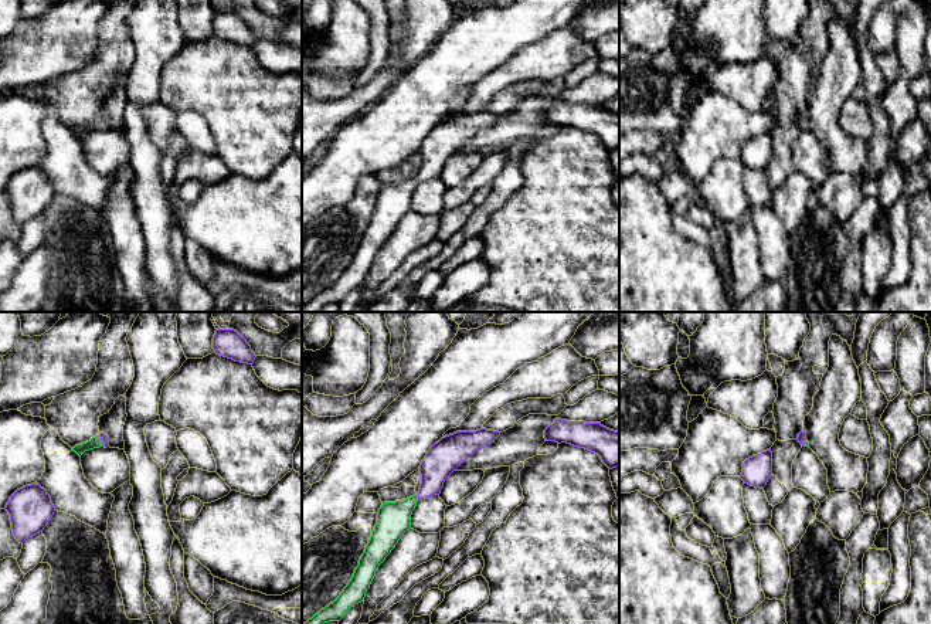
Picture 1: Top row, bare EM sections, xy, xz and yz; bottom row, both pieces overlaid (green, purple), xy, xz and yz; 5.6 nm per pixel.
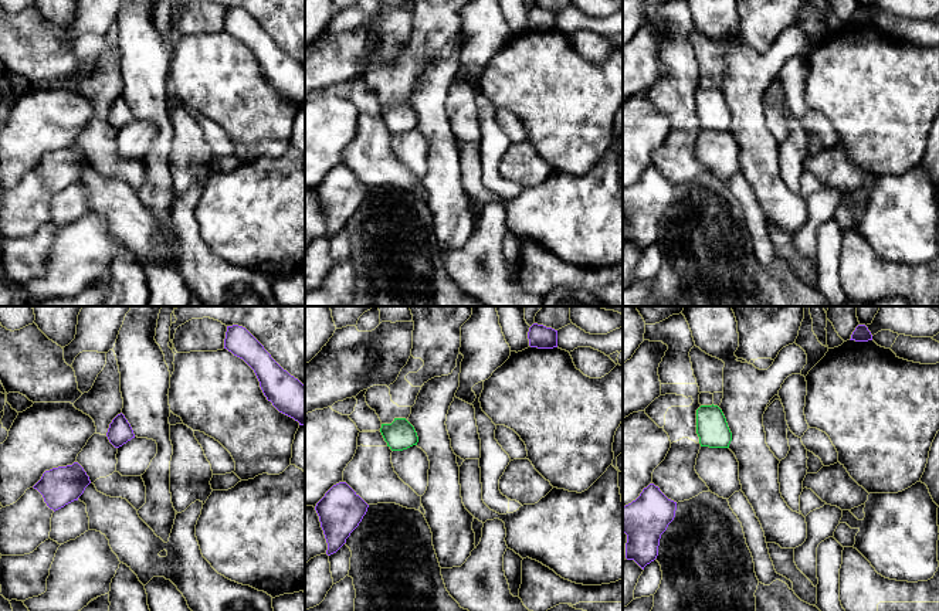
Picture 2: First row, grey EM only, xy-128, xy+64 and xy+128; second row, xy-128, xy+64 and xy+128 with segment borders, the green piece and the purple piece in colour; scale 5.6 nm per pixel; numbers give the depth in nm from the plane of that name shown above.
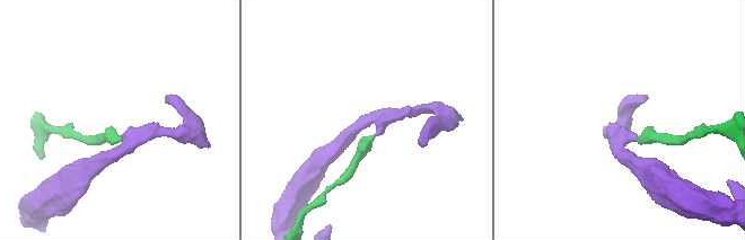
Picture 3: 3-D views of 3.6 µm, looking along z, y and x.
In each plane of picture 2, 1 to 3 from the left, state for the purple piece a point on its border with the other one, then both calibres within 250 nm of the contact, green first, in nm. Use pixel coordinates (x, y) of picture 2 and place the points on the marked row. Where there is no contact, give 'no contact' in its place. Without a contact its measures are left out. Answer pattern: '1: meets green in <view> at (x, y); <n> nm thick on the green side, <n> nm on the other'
1: no contact
2: no contact
3: no contact

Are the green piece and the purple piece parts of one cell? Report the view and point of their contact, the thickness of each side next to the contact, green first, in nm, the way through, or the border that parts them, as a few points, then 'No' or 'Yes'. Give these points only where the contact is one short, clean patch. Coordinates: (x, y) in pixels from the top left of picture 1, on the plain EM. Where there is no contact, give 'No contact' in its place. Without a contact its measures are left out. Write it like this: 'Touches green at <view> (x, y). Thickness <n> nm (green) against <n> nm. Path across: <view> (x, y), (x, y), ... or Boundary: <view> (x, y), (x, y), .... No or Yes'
Touches green at xz (417, 179). Thickness 190 nm (green) against 180 nm. Path across: xz (393, 200), (417, 179), (431, 166), (441, 142). Yes

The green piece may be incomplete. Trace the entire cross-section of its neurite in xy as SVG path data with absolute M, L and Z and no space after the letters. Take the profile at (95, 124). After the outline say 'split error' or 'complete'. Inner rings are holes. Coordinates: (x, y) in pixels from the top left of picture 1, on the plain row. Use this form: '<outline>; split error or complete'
M103 115L92 119L89 123L86 123L84 126L75 128L72 132L79 138L79 136L84 136L85 133L99 130L99 129L105 129L105 130L109 129L109 119Z; split error

